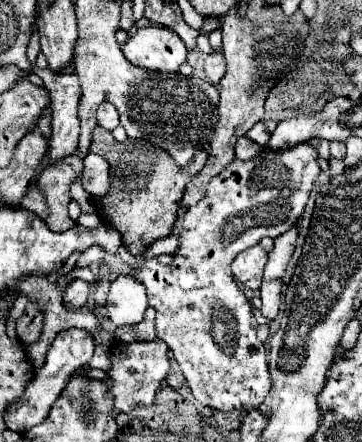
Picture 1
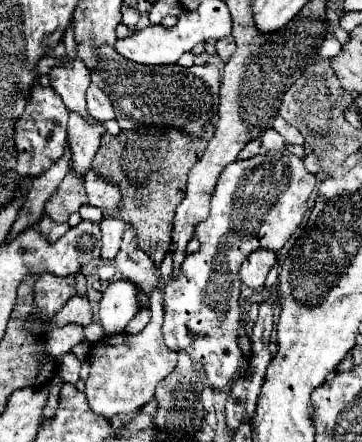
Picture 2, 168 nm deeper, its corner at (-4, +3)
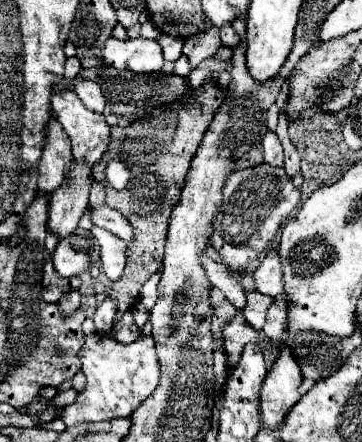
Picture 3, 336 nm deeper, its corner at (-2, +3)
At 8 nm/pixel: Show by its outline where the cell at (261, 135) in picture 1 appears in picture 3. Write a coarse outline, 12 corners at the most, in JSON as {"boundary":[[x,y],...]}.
{"boundary":[[274,132],[262,140],[264,162],[282,168],[282,146]]}

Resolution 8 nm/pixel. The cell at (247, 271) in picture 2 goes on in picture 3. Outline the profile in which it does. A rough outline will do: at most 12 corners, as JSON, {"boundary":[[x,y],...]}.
{"boundary":[[276,248],[254,272],[256,288],[272,298],[284,294]]}

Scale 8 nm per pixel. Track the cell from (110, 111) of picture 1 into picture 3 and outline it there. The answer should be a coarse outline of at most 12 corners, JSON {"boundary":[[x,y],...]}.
{"boundary":[[76,78],[74,92],[94,112],[104,110],[104,96],[96,82]]}

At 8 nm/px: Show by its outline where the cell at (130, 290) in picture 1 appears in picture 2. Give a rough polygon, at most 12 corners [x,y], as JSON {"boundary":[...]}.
{"boundary":[[118,278],[102,294],[106,336],[120,334],[142,310],[134,282]]}

